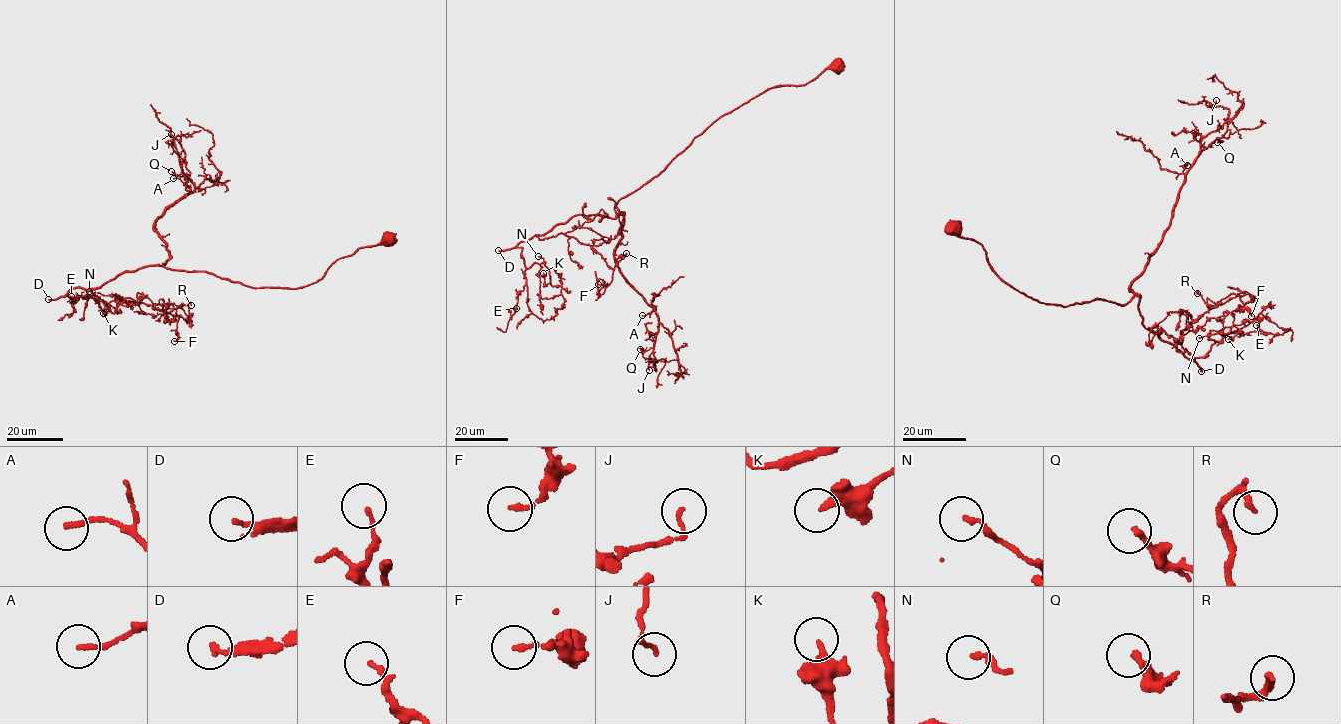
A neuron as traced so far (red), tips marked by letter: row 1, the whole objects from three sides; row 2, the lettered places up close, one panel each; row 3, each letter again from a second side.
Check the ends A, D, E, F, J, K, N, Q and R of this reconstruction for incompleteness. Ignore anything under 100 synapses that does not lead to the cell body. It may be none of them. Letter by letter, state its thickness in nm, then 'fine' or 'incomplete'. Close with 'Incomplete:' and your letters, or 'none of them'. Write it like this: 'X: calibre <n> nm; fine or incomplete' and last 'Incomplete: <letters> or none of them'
A: calibre 130 nm; fine
D: calibre 100 nm; incomplete
E: calibre 140 nm; fine
F: calibre 170 nm; fine
J: calibre 140 nm; fine
K: calibre 280 nm; fine
N: calibre 160 nm; fine
Q: calibre 190 nm; fine
R: calibre 190 nm; fine
Incomplete: D

